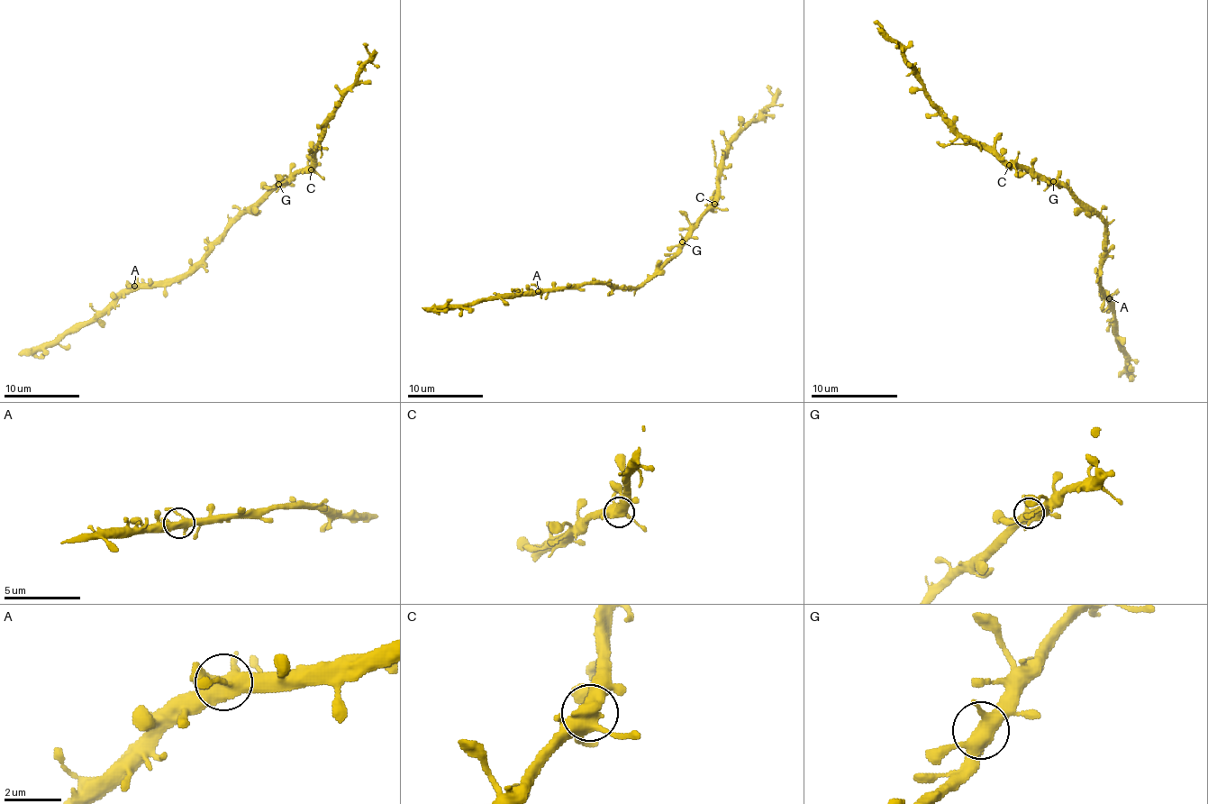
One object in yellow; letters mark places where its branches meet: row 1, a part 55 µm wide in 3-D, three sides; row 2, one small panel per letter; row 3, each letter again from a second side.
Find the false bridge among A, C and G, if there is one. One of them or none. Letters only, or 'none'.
none

